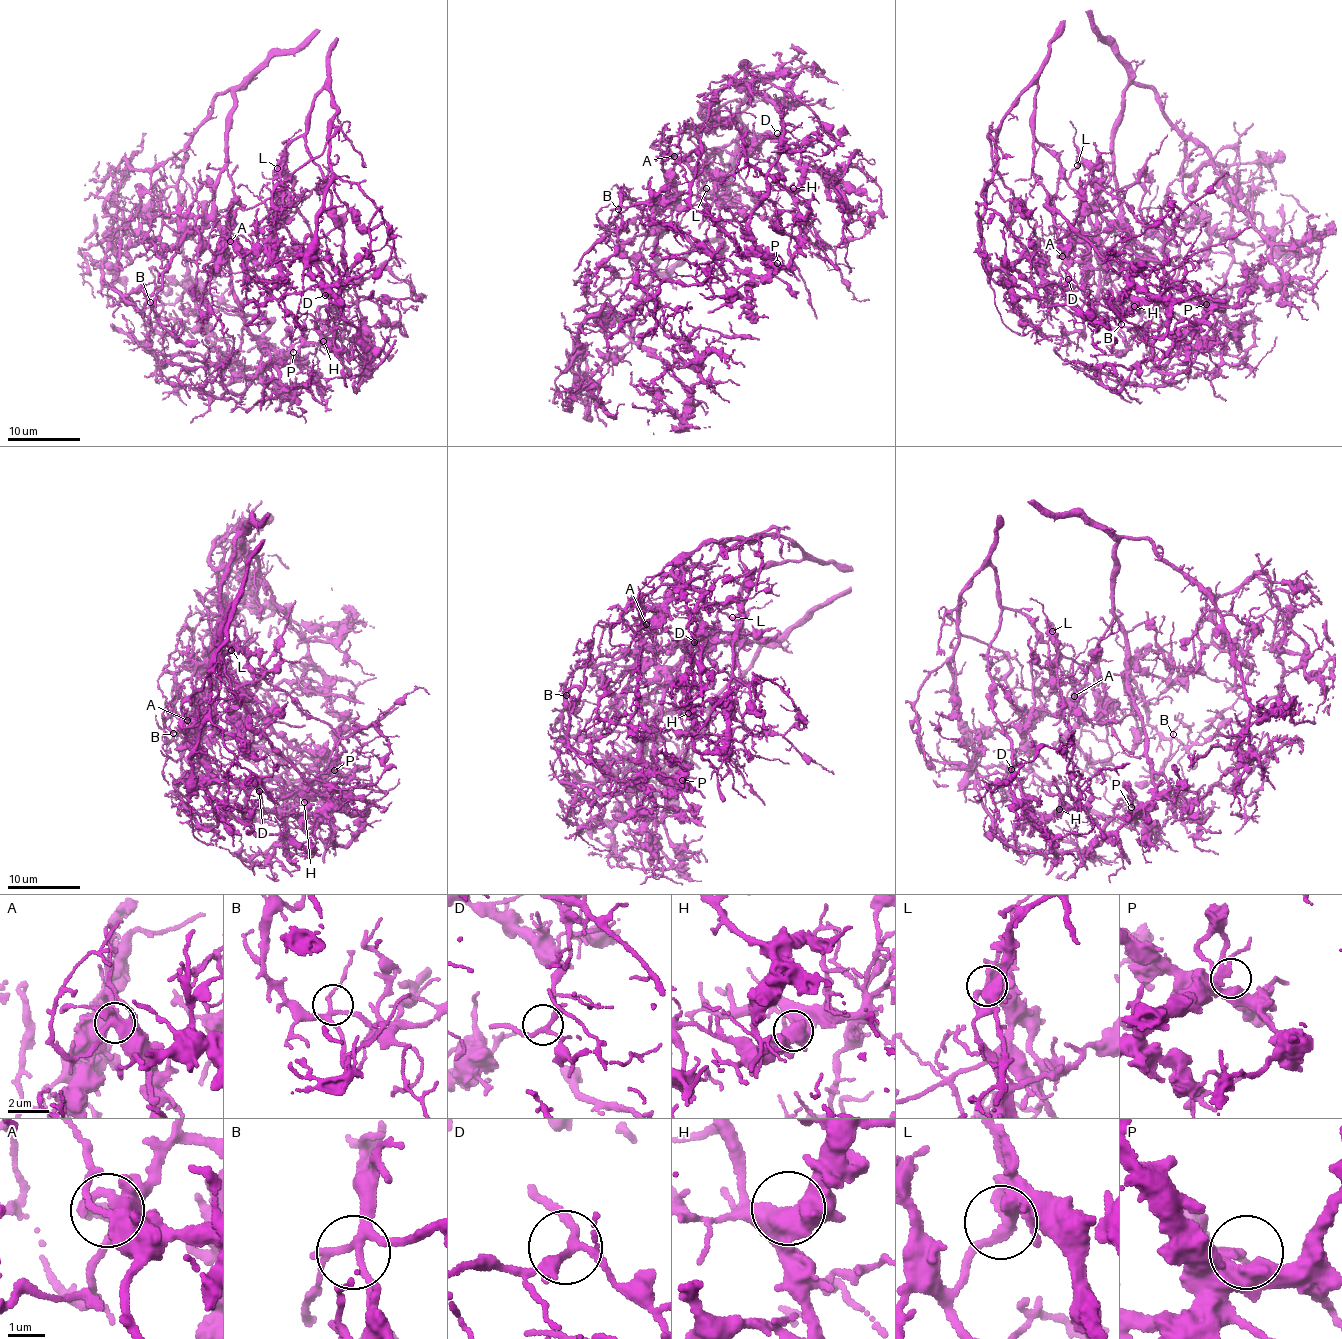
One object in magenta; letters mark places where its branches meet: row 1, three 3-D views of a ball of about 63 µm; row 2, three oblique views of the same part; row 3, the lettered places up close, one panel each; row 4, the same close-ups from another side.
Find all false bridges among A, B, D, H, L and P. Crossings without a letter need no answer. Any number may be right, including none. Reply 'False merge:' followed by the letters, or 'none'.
False merge: none

